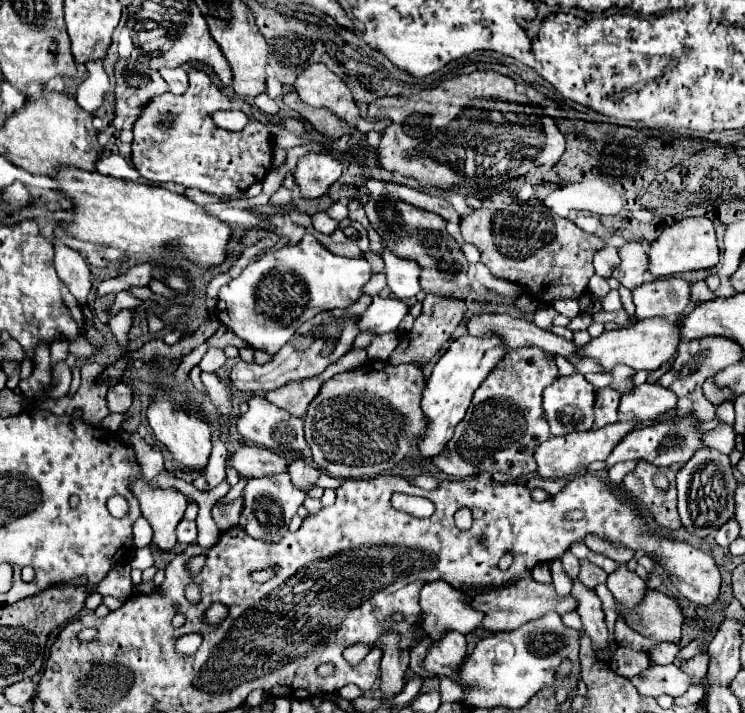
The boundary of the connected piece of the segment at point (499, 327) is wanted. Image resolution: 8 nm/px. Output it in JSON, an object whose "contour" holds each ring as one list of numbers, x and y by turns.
{"contour":[[484,313,484,315,474,315,470,317,466,323,464,323,464,329,470,333,470,335,490,335,490,333,496,333,496,335,504,335,504,343,508,343,508,349,520,349,520,347,540,347,548,353,554,353,554,355,562,355,566,357,572,365,580,365,582,363,582,369,576,369,578,373,586,375,586,373,602,373,600,367,596,367,596,361,594,359,576,359,576,351,578,347,572,343,572,341,566,341,564,337,558,337,558,335,552,335,540,327,536,327,534,323,526,321,526,319,514,319,510,315,490,315,490,313]]}

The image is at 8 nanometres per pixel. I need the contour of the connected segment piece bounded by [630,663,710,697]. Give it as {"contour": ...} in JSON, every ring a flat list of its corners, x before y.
{"contour":[[656,665,656,667,648,667,646,671,642,671,638,677,630,679,632,685,640,691,640,695,650,695,650,697,660,697,660,695,670,695,670,697,678,697,684,695,688,691,690,685,702,685,704,693,708,695,710,691,710,683,708,677,704,677,702,681,692,681,680,667,672,665]]}

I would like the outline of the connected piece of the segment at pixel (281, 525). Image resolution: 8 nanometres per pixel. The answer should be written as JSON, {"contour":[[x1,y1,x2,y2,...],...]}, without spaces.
{"contour":[[278,473,278,475,270,475,262,479,250,479,246,483,242,499,244,499,242,515,246,517,246,525,244,525,246,533,260,541,278,541,288,531,290,519,296,515,298,507,304,503,306,493,296,489,290,483,288,473]]}

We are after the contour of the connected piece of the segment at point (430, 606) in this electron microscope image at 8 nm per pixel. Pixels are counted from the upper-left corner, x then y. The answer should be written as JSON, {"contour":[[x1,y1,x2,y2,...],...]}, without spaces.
{"contour":[[430,581,420,591,422,627,430,639,438,639,444,627,452,627,460,633,472,633,480,627,480,611,468,607,464,591,454,589,446,581]]}

